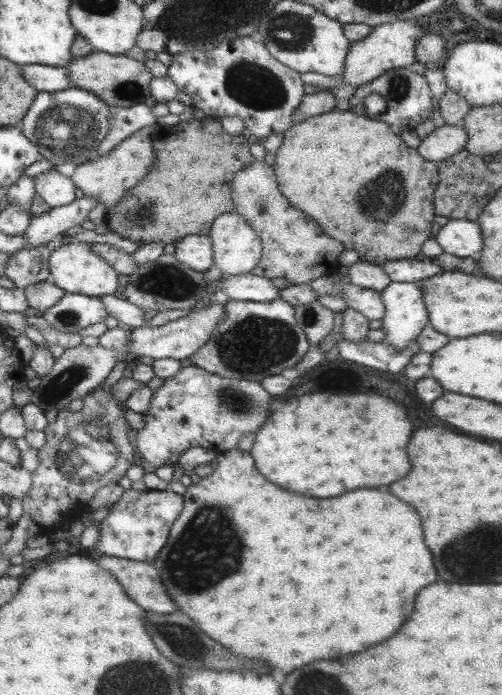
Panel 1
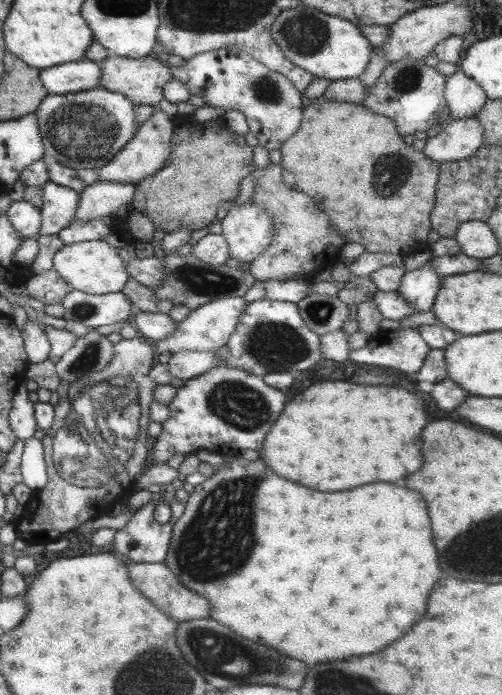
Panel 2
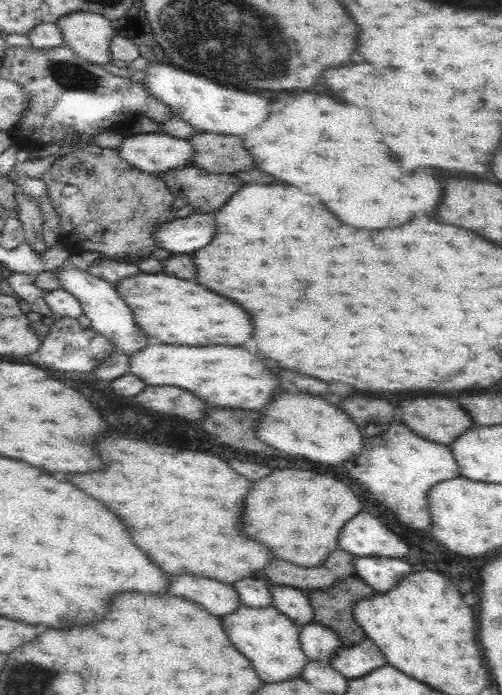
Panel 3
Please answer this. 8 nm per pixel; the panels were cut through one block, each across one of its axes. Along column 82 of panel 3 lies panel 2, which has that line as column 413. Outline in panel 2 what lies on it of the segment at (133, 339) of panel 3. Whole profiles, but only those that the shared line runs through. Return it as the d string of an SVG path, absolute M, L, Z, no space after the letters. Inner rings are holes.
M430 259L421 267L412 271L404 271L396 292L414 310L427 312L432 307L440 279L430 267Z

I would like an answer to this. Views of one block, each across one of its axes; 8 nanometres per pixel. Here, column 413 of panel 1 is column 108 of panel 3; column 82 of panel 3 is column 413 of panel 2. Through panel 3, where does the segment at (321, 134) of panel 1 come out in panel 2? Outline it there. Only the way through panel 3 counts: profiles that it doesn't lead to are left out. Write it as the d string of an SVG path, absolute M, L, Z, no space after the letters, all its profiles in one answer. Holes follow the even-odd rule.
M316 99L303 107L297 131L278 149L283 184L317 203L346 242L361 244L367 253L400 254L403 257L429 247L427 232L440 163L427 158L422 151L415 151L408 139L396 132L390 118L369 112L360 103Z

